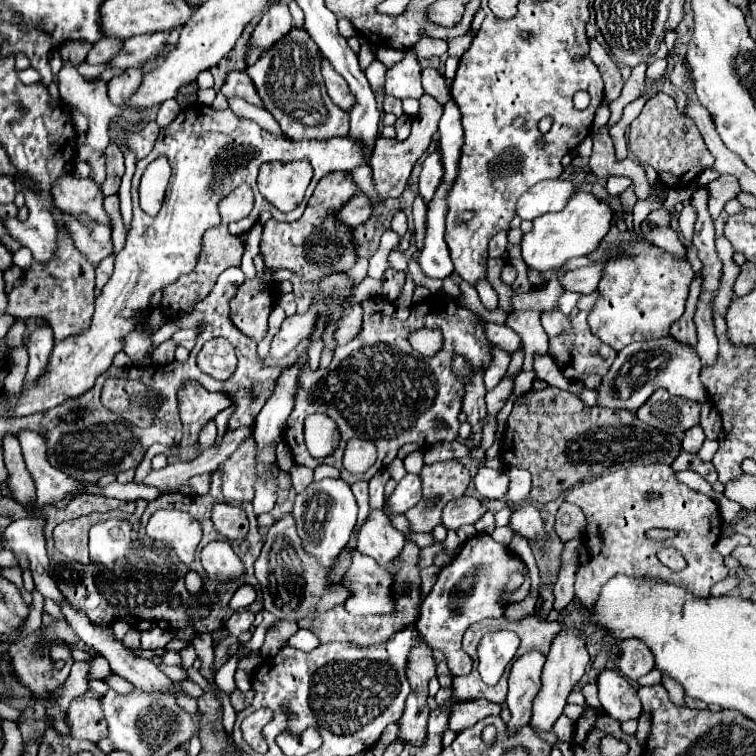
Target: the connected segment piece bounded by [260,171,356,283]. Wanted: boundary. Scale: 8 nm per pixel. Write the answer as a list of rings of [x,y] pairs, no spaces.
[[[342,171],[328,173],[316,185],[306,205],[306,211],[298,221],[292,223],[268,221],[264,225],[260,243],[260,253],[264,255],[266,267],[290,269],[294,273],[300,273],[306,281],[314,283],[318,283],[322,275],[330,275],[330,271],[348,271],[356,263],[356,251],[350,239],[350,229],[334,219],[334,211],[342,203],[346,203],[346,199],[352,199],[354,193],[356,185],[348,177],[348,173]]]

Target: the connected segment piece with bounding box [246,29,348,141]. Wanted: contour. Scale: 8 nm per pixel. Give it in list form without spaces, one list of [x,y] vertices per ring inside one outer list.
[[[292,29],[286,39],[280,39],[246,71],[258,87],[266,111],[274,115],[274,119],[290,139],[328,141],[348,135],[348,111],[334,105],[328,97],[320,75],[318,47],[304,29]]]

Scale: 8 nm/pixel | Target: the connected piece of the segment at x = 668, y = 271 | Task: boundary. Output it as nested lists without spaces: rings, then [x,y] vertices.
[[[632,241],[622,245],[618,257],[612,259],[604,271],[598,285],[600,299],[590,311],[588,323],[594,335],[604,343],[620,351],[632,341],[658,339],[670,333],[670,325],[682,317],[688,287],[694,277],[690,263],[678,263],[668,251],[658,249],[644,241]]]

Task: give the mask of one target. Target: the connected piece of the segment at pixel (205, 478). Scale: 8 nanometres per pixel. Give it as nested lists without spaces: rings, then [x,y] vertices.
[[[196,475],[188,481],[188,485],[192,487],[194,493],[198,495],[204,495],[208,489],[210,489],[210,475]]]

